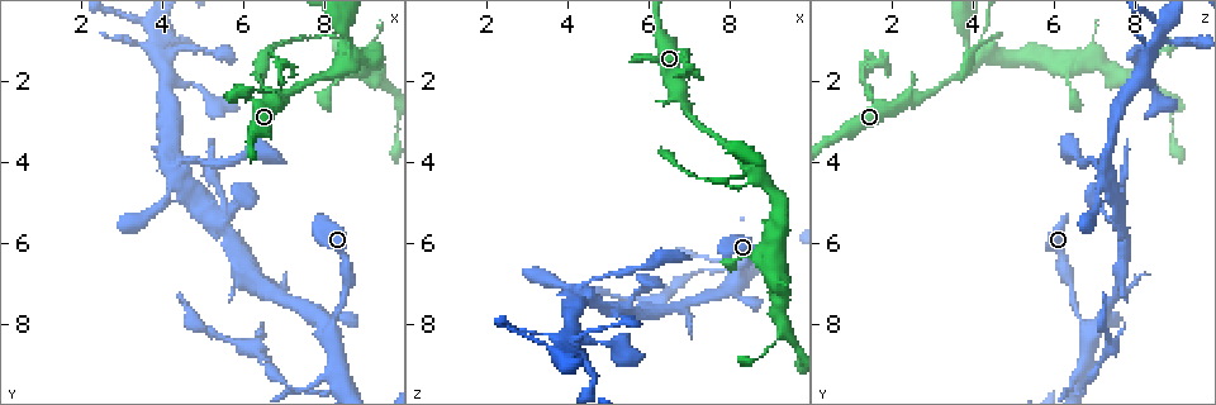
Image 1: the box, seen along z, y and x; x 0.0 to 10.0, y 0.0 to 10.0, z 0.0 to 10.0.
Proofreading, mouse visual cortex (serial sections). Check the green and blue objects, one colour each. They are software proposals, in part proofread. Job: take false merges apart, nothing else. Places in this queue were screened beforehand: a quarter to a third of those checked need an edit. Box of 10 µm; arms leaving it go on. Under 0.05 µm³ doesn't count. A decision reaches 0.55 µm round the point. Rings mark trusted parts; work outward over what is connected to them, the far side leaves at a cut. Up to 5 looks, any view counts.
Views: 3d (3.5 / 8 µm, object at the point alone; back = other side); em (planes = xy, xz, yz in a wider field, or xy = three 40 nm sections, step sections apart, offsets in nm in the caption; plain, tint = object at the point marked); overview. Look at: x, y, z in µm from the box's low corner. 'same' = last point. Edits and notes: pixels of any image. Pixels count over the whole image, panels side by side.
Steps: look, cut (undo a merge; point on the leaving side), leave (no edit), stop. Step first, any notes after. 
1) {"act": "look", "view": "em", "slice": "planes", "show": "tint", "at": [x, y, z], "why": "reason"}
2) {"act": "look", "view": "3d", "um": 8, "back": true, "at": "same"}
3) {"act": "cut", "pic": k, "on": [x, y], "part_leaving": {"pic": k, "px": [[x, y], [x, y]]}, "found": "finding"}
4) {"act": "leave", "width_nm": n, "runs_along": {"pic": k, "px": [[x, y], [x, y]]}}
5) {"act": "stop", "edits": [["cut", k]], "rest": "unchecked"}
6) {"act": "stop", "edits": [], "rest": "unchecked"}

{"act": "look", "view": "em", "slice": "xy", "step": 3, "show": "tint", "at": [7.90, 9.30, 6.55], "why": "small branch off a trunk"}

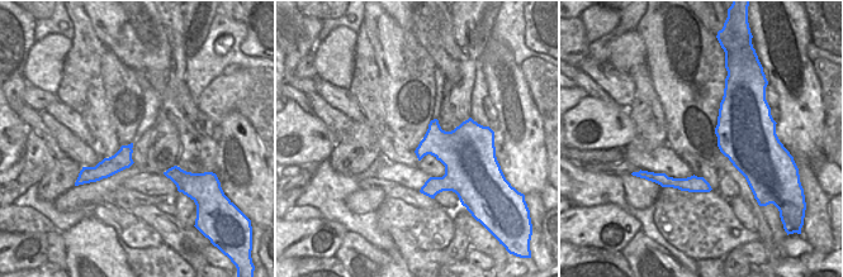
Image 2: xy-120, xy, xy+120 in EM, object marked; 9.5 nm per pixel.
{"act": "look", "view": "3d", "um": 3.5, "at": "same", "why": "wider look"}

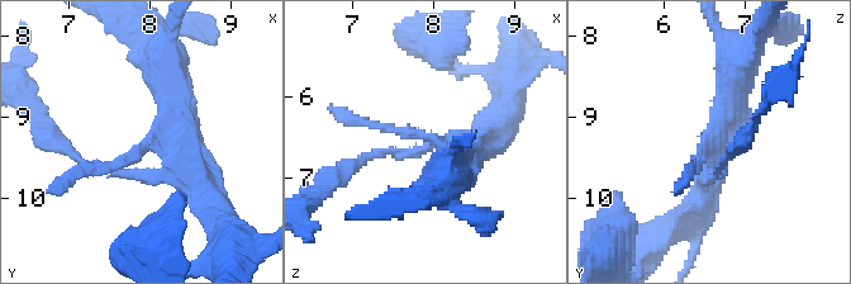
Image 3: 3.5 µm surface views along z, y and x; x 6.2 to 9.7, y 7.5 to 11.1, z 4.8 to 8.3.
{"act": "leave", "found": "continuous, no second cell"}

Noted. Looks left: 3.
{"act": "look", "view": "3d", "um": 8, "at": [5.45, 5.45, 7.60], "why": "a fork"}

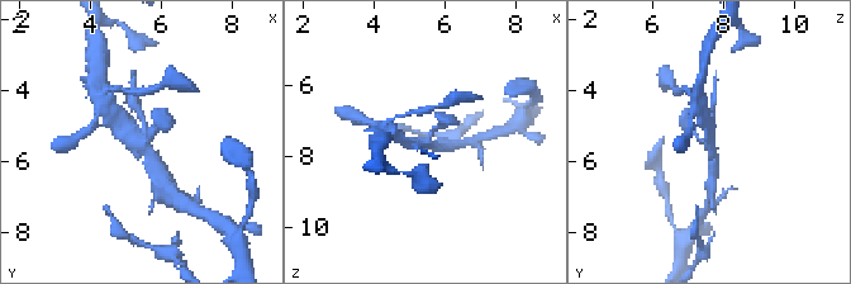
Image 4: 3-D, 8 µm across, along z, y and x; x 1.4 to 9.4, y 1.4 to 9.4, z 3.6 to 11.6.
{"act": "look", "view": "em", "slice": "planes", "show": "tint", "at": "same", "arms": 3, "arm_widths_nm": [200, 250, 300]}

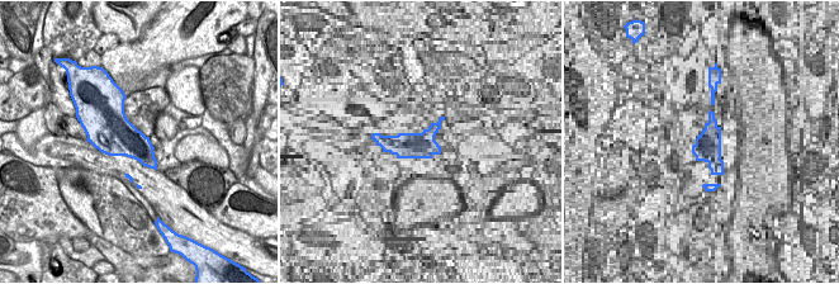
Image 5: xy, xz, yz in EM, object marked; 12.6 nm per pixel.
{"act": "leave", "runs_along": {"pic": 4, "px": [[155, 175], [152, 155], [115, 116]]}, "found": "one cell here"}

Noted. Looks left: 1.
{"act": "stop", "edits": [], "rest": "unchecked"}

